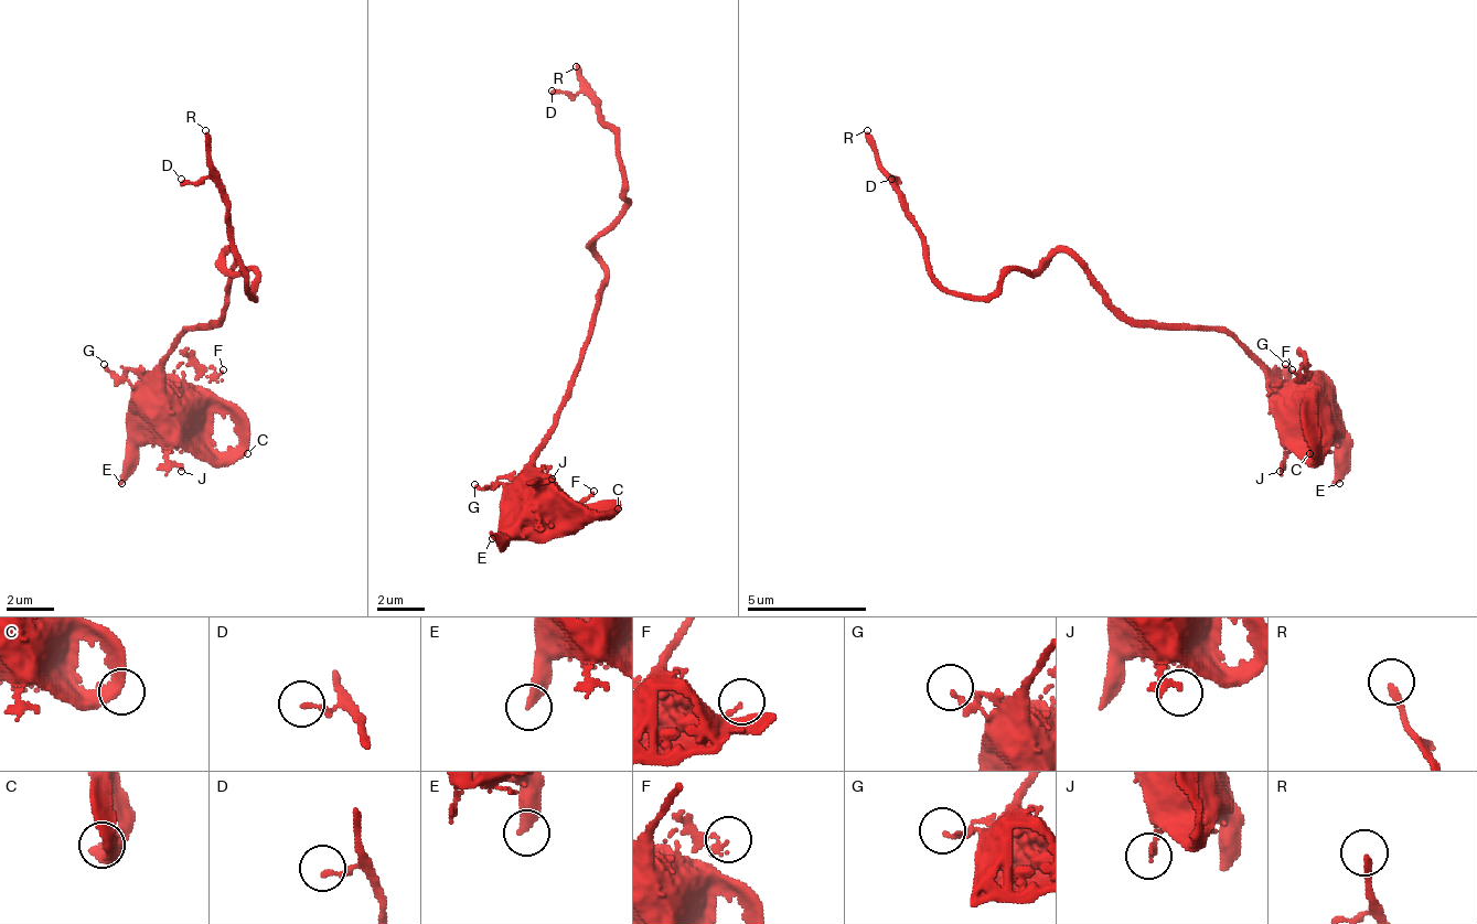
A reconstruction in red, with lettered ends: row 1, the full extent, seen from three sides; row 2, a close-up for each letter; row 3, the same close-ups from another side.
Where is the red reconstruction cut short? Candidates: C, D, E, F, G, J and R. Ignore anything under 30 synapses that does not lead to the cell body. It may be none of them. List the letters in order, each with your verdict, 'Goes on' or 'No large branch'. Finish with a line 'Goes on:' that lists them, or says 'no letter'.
C: No large branch
D: No large branch
E: No large branch
F: No large branch
G: No large branch
J: No large branch
R: Goes on
Goes on: R

